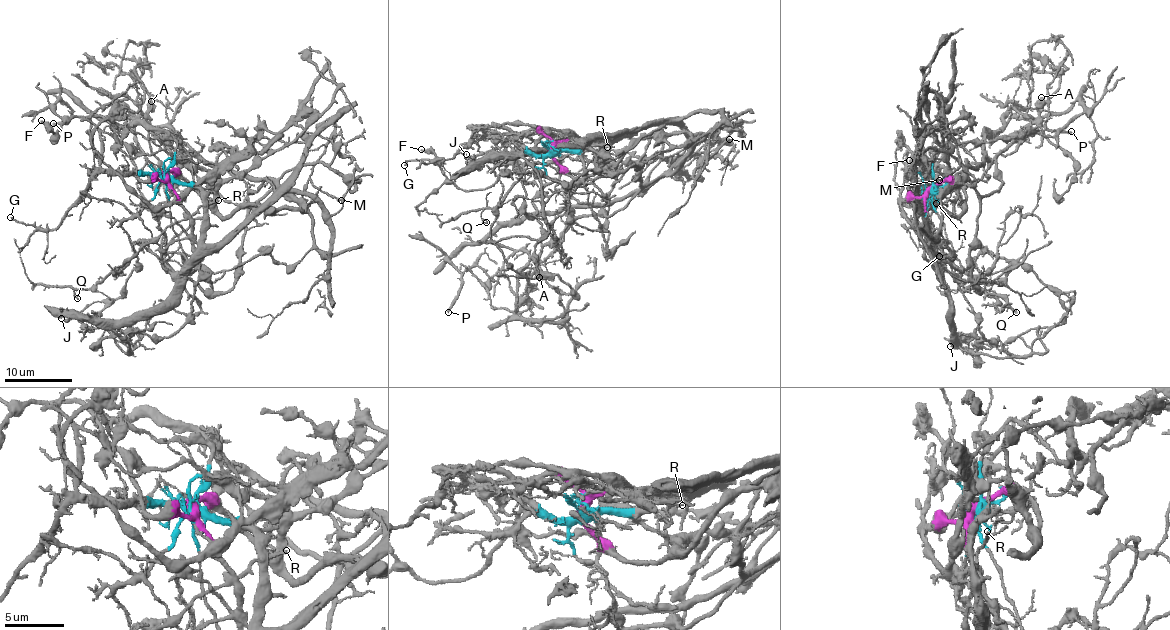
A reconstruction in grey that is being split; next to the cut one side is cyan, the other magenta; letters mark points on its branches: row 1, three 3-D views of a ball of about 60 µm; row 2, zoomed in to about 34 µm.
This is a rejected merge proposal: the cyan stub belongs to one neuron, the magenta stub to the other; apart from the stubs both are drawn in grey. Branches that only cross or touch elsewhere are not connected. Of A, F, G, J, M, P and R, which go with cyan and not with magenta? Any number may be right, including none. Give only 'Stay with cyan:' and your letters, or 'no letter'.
Stay with cyan: G, J, M

